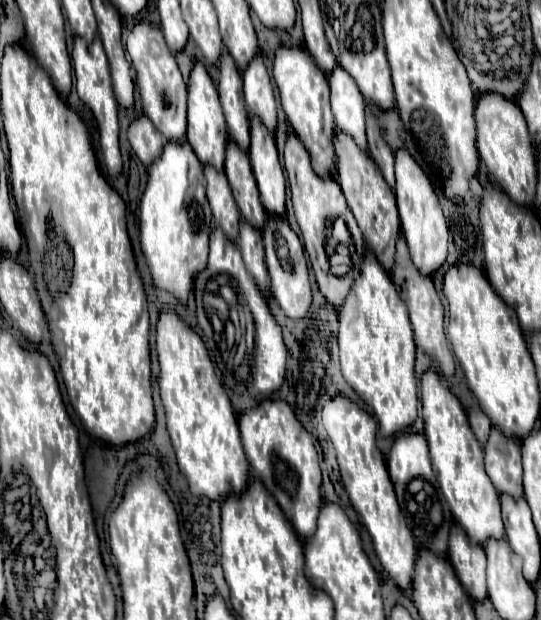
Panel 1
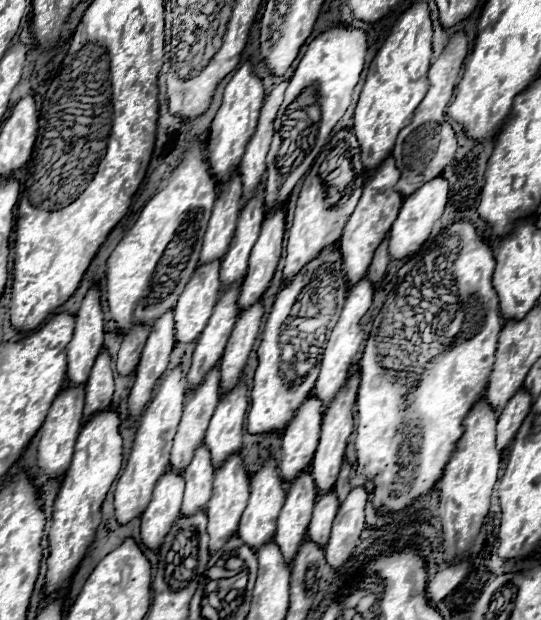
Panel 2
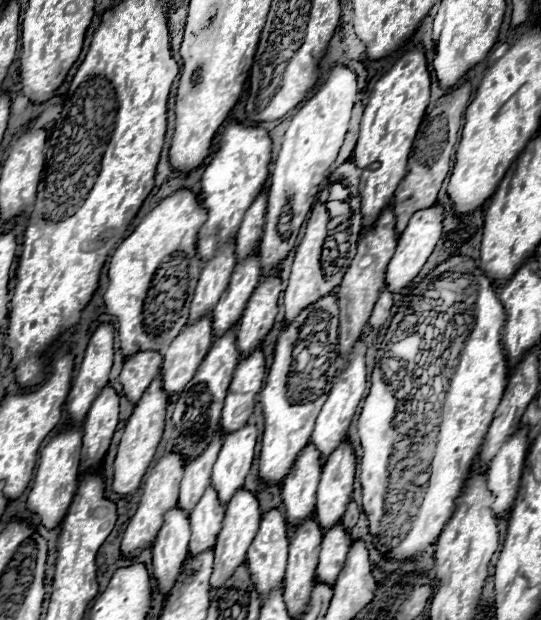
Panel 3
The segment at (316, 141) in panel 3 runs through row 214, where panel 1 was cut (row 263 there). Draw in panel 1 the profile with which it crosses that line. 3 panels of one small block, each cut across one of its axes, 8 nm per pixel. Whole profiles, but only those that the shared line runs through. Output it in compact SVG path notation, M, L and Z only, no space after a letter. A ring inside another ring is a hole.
M272 218L270 224L266 226L264 230L264 248L266 248L266 266L268 266L268 274L270 274L270 292L272 296L278 300L280 308L284 310L284 314L288 318L304 318L308 308L310 308L310 302L312 302L312 288L310 288L310 278L308 278L308 264L306 264L306 256L304 256L304 248L298 240L298 236L292 232L292 228L288 226L286 220L282 218ZM274 234L280 234L286 244L288 244L288 256L292 260L292 270L286 272L282 268L282 264L278 262L276 258L276 250L274 250Z

